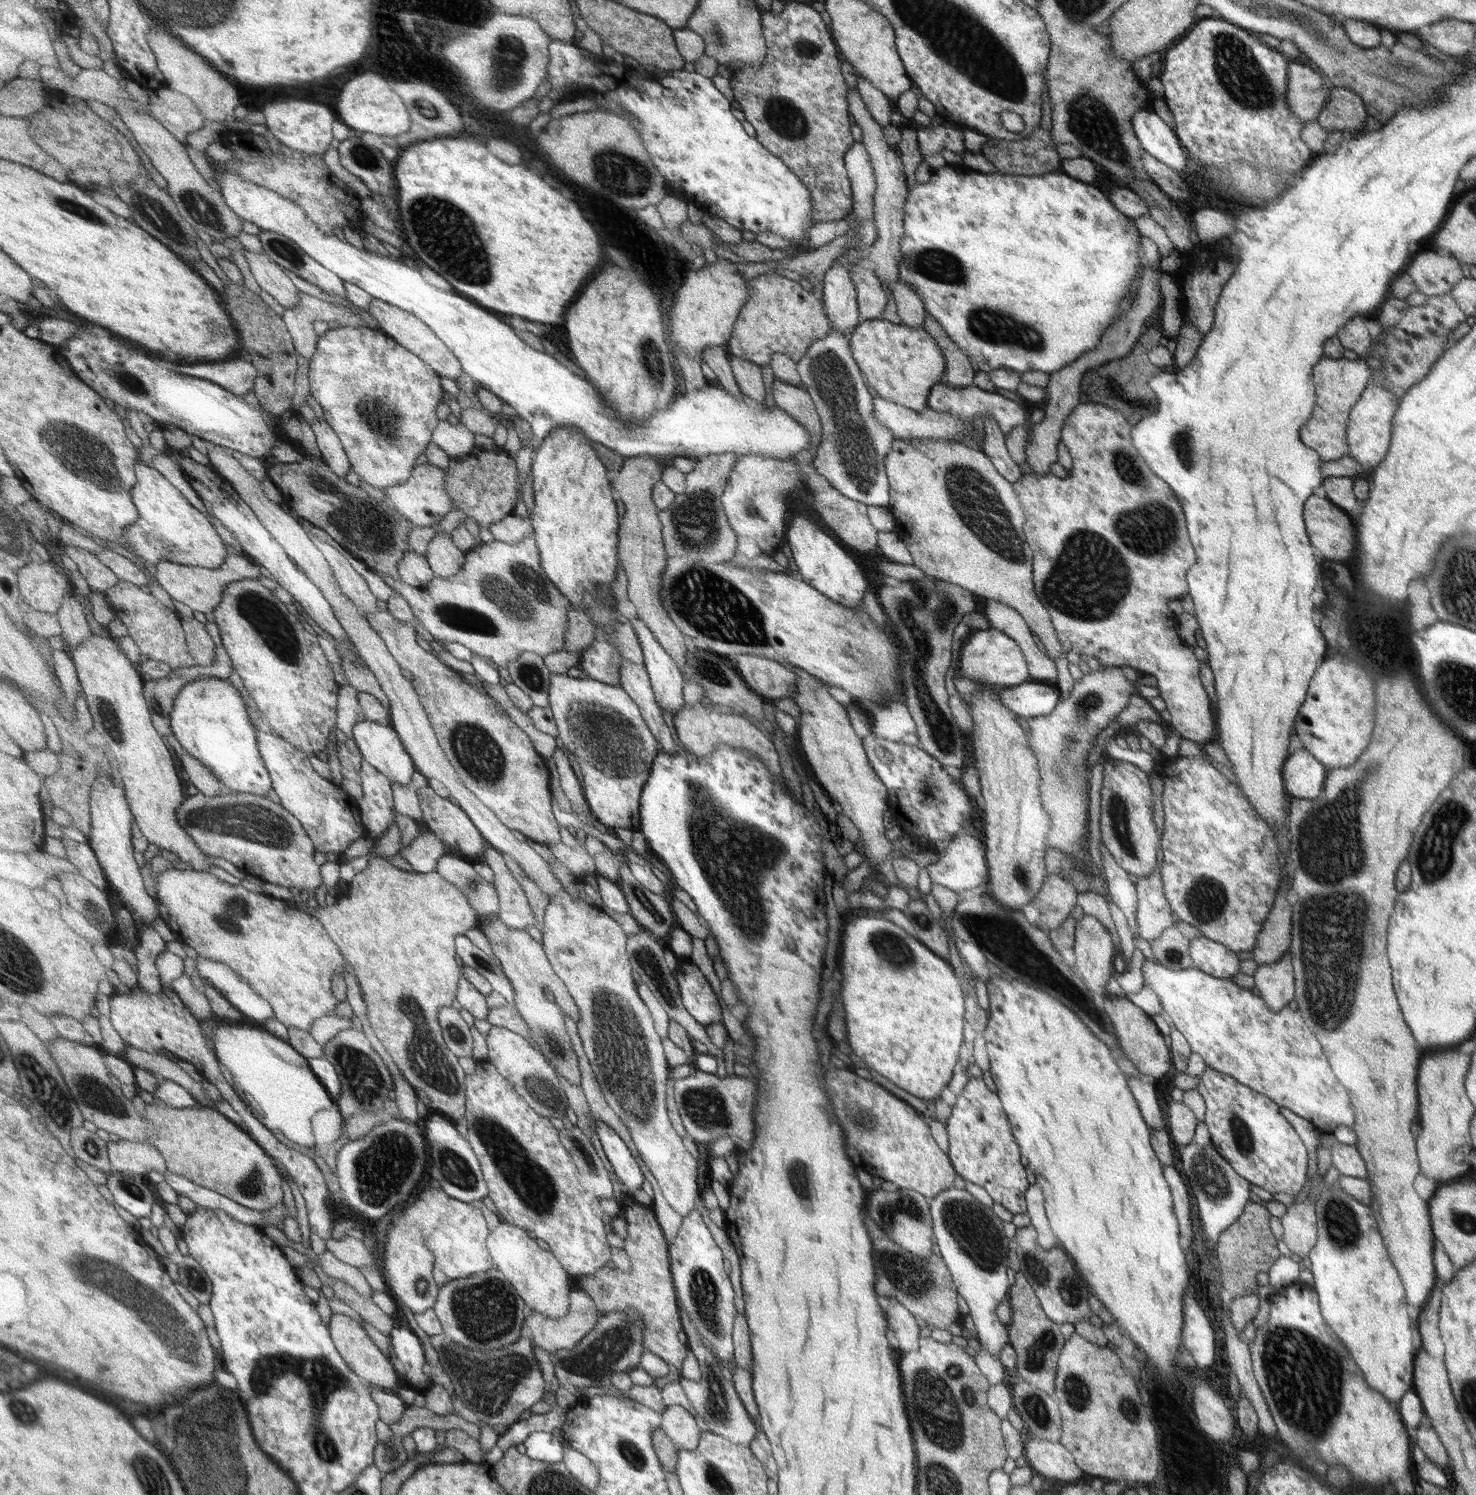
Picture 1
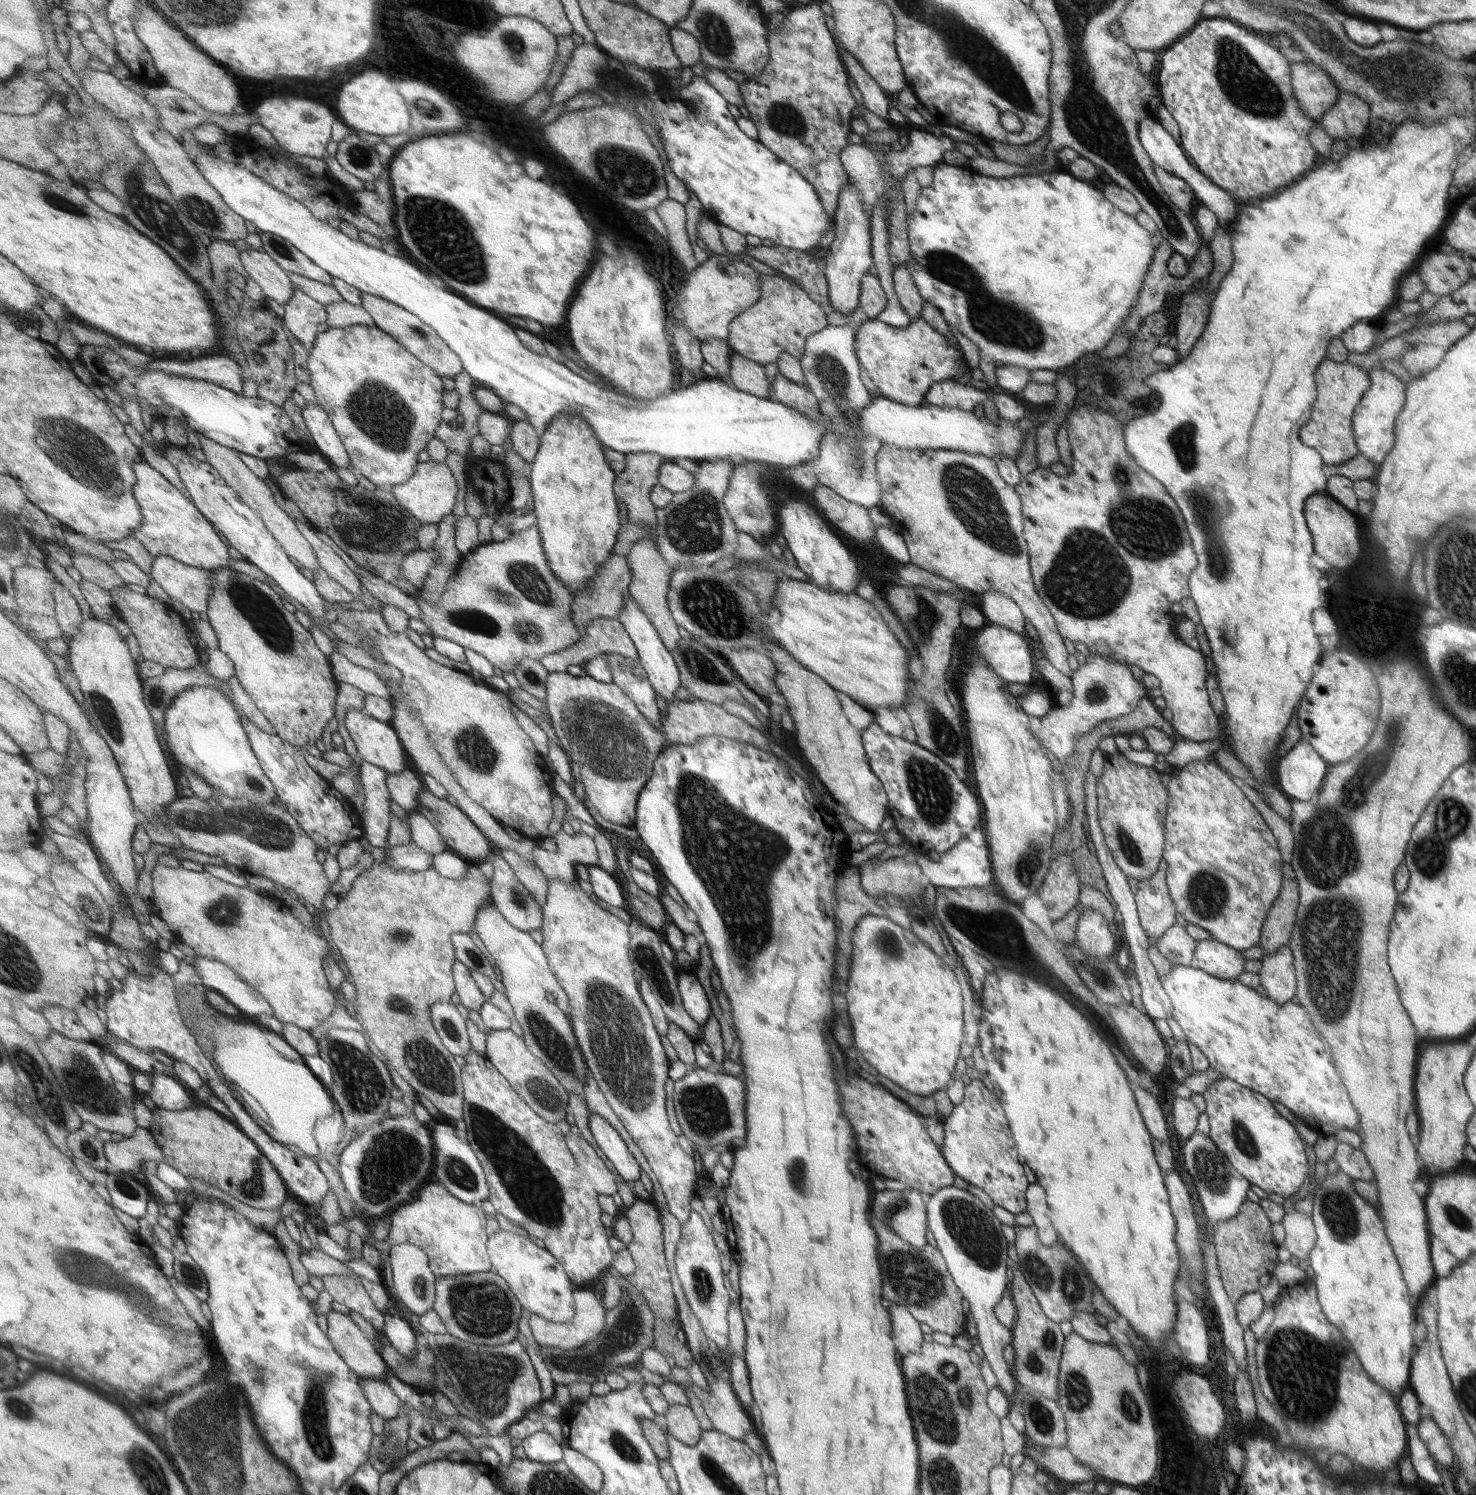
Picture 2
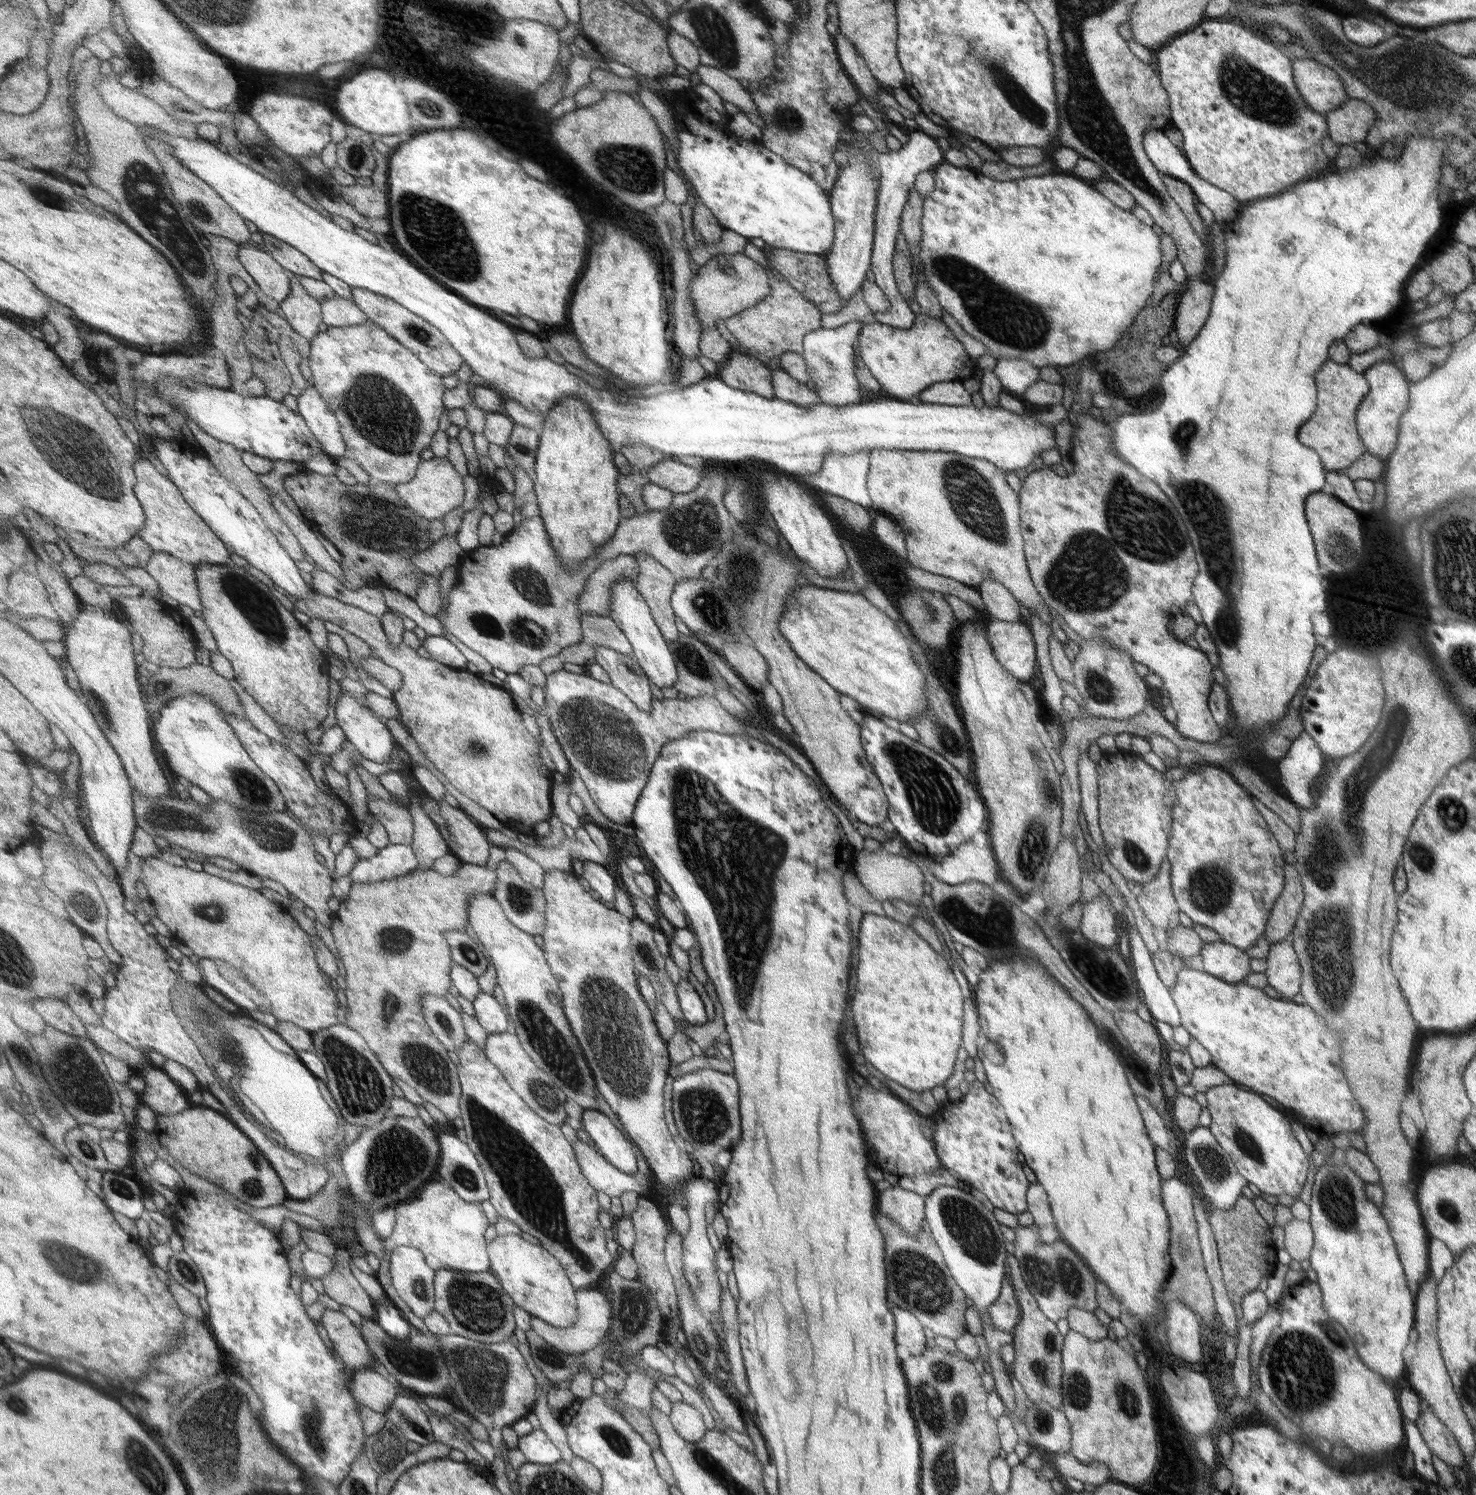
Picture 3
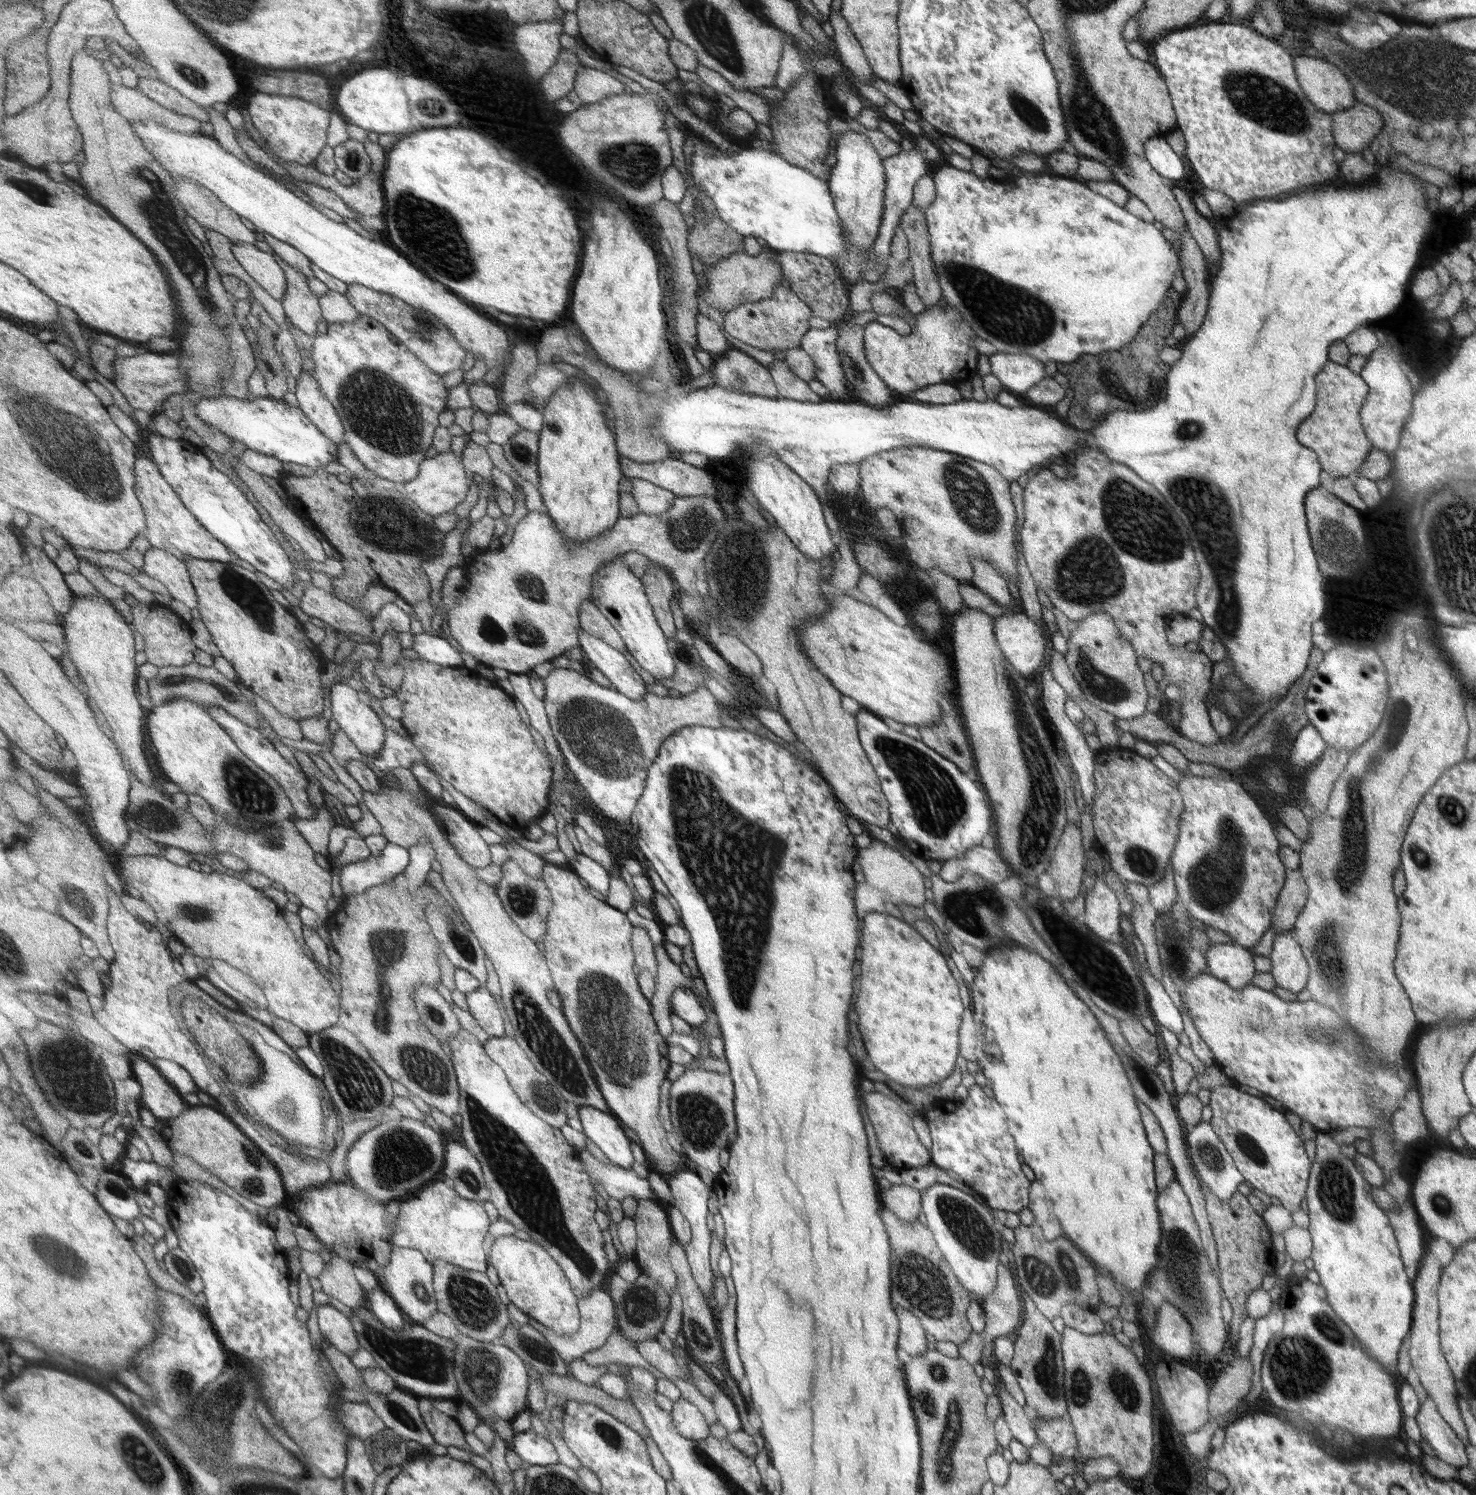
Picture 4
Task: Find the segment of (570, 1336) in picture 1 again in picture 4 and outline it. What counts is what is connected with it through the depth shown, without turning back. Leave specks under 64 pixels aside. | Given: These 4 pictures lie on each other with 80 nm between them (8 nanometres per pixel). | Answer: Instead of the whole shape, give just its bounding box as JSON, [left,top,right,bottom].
[527,1289,618,1363]

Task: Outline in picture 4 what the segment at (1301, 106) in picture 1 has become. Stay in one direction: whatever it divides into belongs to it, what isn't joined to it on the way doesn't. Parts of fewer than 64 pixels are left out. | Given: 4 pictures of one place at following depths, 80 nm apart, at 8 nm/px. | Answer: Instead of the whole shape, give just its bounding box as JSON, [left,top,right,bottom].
[1293,55,1357,112]

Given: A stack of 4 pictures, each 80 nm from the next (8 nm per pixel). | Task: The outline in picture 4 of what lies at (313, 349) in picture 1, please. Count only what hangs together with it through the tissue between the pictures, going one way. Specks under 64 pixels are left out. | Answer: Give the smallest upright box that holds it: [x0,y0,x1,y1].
[273,255,324,335]

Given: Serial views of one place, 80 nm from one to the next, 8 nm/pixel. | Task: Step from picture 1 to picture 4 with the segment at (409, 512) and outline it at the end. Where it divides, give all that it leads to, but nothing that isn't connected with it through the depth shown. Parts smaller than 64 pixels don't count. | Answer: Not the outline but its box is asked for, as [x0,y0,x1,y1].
[404,451,472,517]

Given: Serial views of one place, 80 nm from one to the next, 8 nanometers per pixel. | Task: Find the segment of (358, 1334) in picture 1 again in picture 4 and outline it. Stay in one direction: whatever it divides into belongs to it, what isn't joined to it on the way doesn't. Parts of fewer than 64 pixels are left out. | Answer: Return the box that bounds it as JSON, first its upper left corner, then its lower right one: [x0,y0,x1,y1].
[316,1304,361,1358]

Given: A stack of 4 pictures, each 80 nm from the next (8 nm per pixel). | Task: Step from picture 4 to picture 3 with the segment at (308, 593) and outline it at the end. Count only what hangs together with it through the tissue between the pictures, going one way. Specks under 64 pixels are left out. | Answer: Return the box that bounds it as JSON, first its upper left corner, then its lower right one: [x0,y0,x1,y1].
[293,591,554,840]

